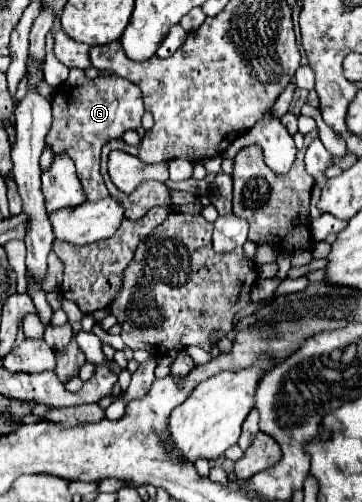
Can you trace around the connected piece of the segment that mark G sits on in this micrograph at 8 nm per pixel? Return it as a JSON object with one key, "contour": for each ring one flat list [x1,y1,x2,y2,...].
{"contour":[[70,69,70,77,54,93,52,115,52,127,46,135,46,145,52,149,52,155,68,155,74,161,88,201,106,199,108,189,100,175,100,149,112,139,122,139,126,131,140,127,144,115,140,89,114,73,88,79,82,69]]}

